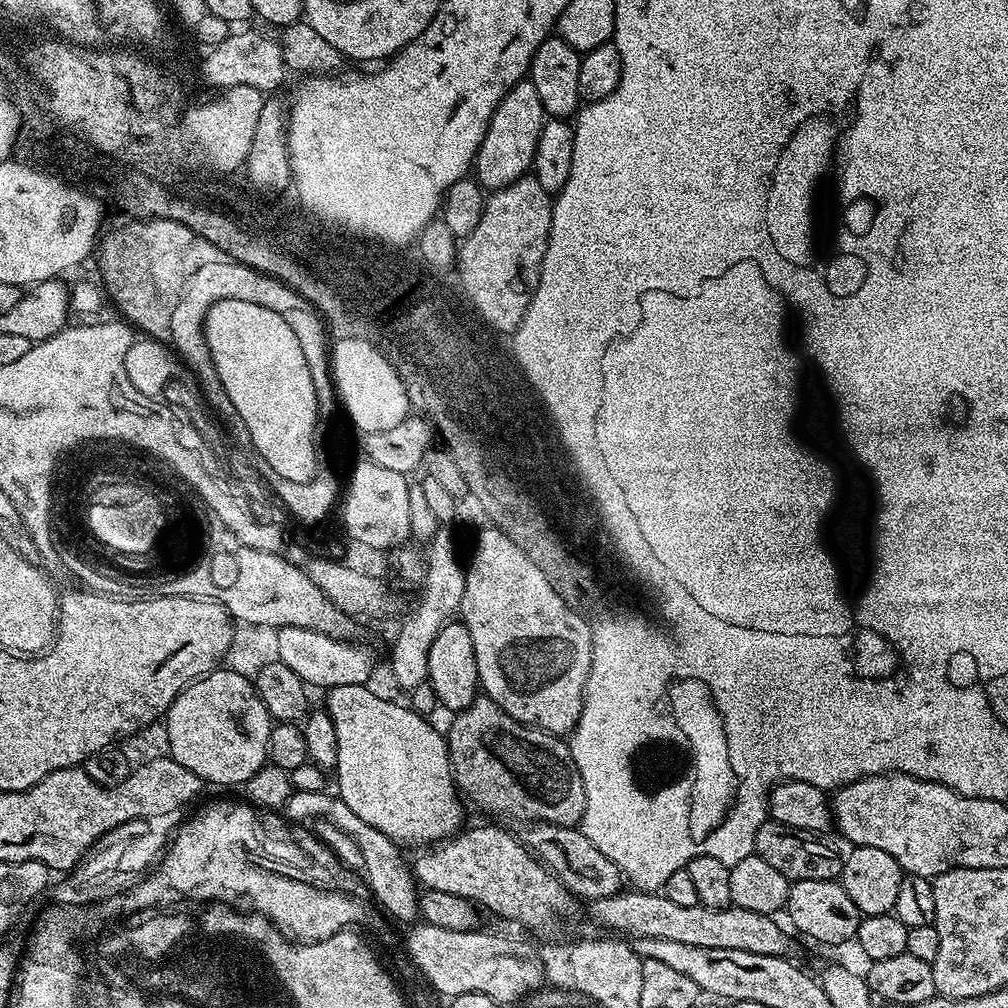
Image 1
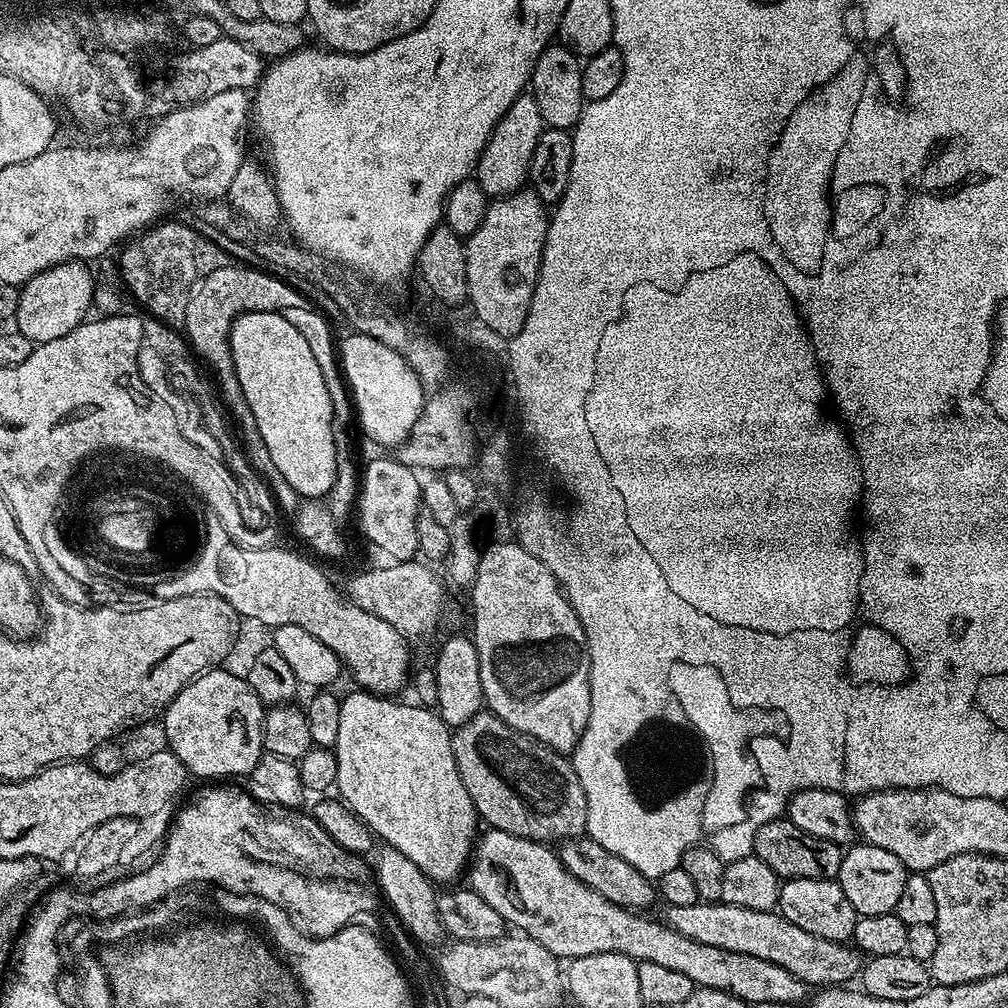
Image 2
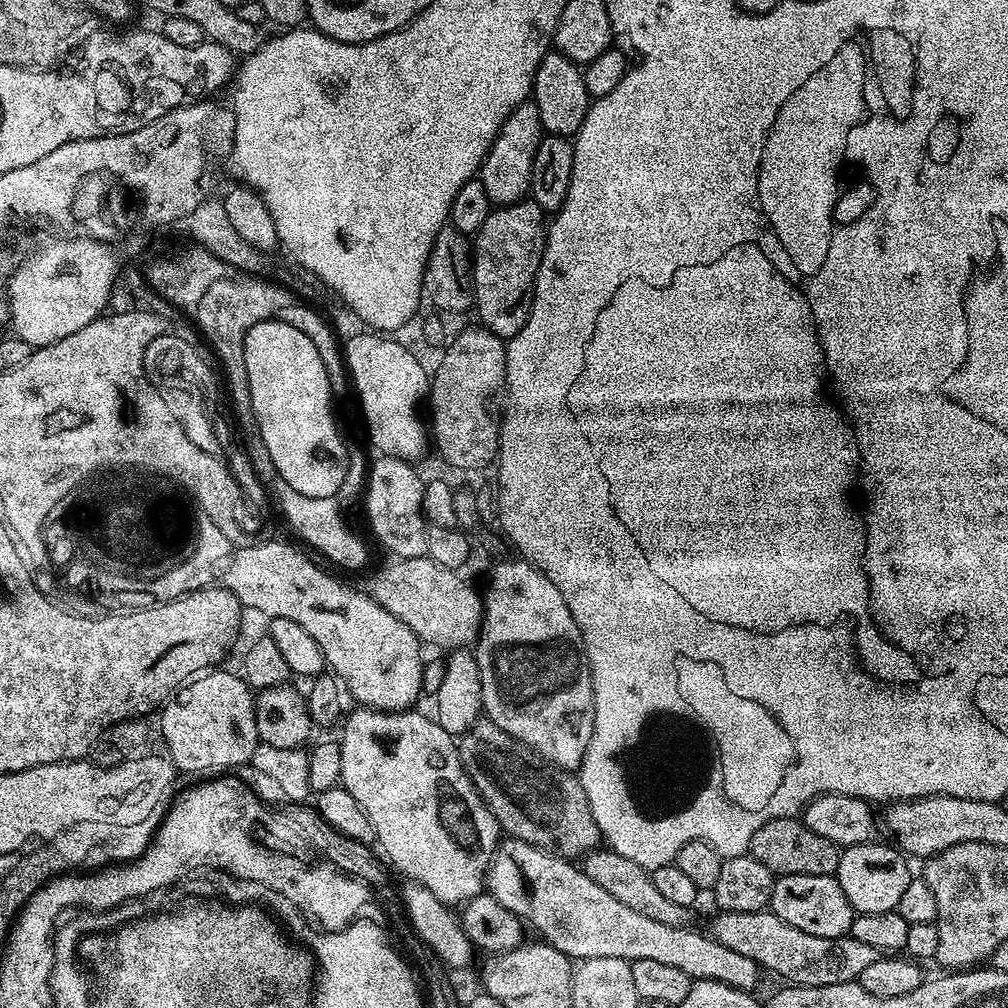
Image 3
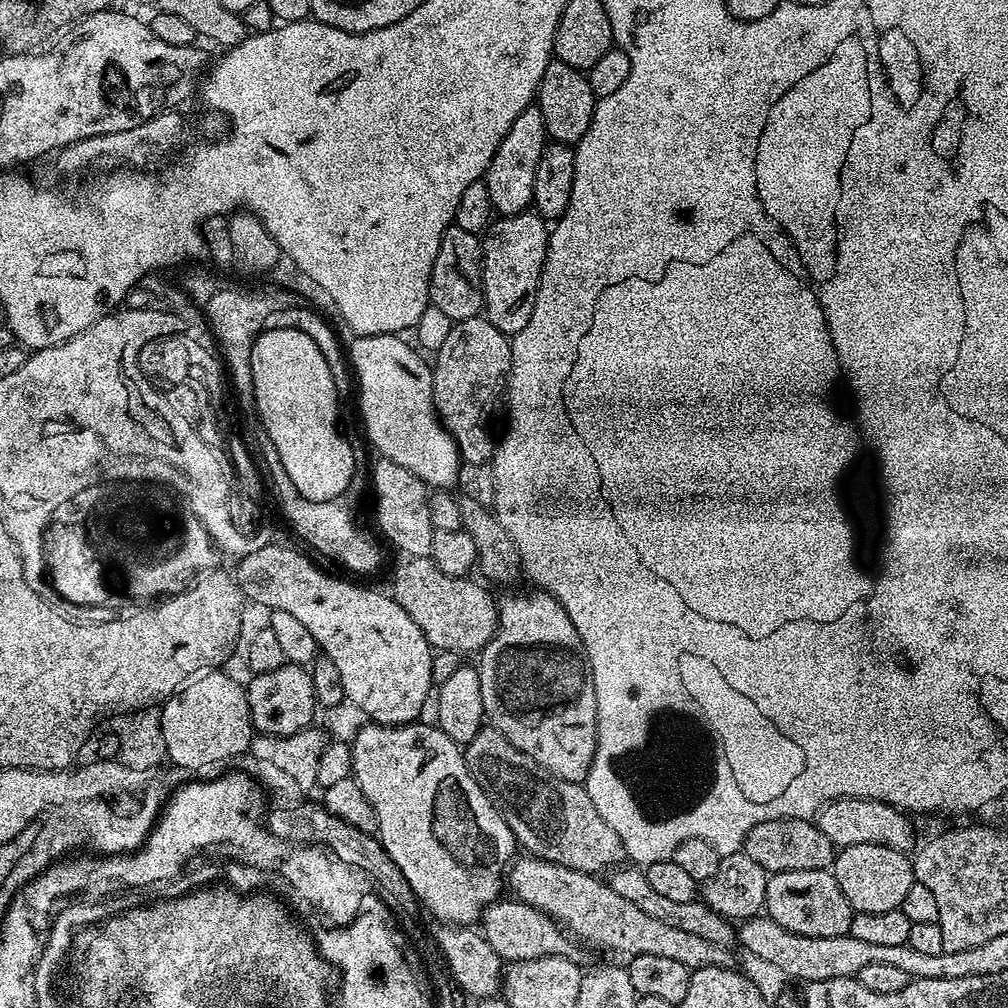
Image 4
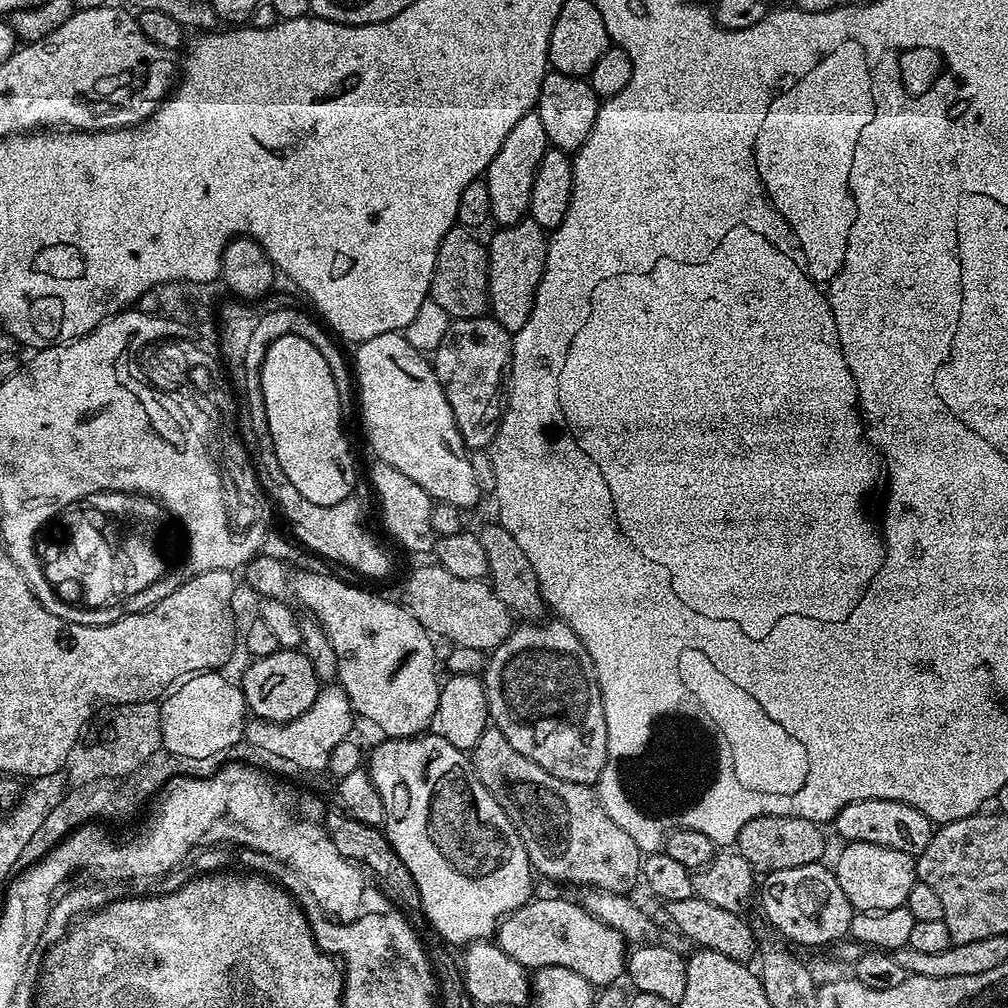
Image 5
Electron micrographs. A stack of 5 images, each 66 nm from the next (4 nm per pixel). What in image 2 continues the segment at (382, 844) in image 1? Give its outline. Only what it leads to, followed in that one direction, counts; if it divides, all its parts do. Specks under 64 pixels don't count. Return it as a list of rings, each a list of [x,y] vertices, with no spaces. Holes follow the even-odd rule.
[[[387,846],[381,849],[380,853],[375,853],[376,864],[374,860],[374,884],[379,889],[379,895],[385,901],[388,899],[387,907],[401,920],[402,926],[412,935],[413,940],[424,946],[434,943],[442,936],[442,929],[436,909],[438,892],[433,881],[422,870],[418,870],[418,866],[414,866],[414,862],[406,858],[406,854]]]

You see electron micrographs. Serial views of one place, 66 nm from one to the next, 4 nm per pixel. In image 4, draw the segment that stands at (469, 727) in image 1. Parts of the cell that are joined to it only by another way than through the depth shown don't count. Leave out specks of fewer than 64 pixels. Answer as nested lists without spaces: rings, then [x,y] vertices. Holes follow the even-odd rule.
[[[485,726],[474,734],[474,738],[463,749],[464,761],[468,764],[468,773],[482,786],[482,790],[490,798],[490,802],[502,814],[506,826],[514,834],[517,845],[527,855],[537,856],[539,860],[554,862],[558,866],[566,866],[570,870],[604,874],[623,865],[626,860],[622,838],[614,834],[612,820],[602,818],[598,814],[594,802],[590,802],[590,794],[584,784],[566,782],[554,774],[550,774],[534,758],[522,754],[514,742],[506,738],[497,728]]]

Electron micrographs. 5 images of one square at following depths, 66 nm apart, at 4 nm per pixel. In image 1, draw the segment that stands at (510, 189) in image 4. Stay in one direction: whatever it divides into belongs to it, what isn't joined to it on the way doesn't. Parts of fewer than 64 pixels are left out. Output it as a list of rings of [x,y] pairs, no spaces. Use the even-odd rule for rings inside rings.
[[[531,79],[518,81],[500,100],[494,110],[486,138],[476,152],[474,176],[480,181],[481,188],[495,190],[510,186],[514,181],[529,175],[538,150],[538,138],[544,129],[546,113],[538,90],[534,90]]]

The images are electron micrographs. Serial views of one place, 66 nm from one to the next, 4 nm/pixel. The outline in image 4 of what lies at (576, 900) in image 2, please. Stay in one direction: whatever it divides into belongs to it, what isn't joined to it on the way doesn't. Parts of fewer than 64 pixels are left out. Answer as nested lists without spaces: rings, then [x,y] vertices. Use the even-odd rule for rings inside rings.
[[[524,854],[513,859],[506,873],[506,884],[510,892],[512,888],[511,895],[521,904],[542,910],[577,941],[585,940],[596,948],[625,952],[628,958],[638,954],[659,954],[665,958],[675,958],[682,962],[682,966],[693,970],[706,966],[733,967],[733,953],[729,949],[714,946],[714,942],[706,942],[686,930],[677,930],[666,922],[658,922],[658,918],[650,918],[650,914],[638,910],[634,902],[614,894],[614,890],[610,890],[608,883],[599,875],[570,870],[566,866]]]

